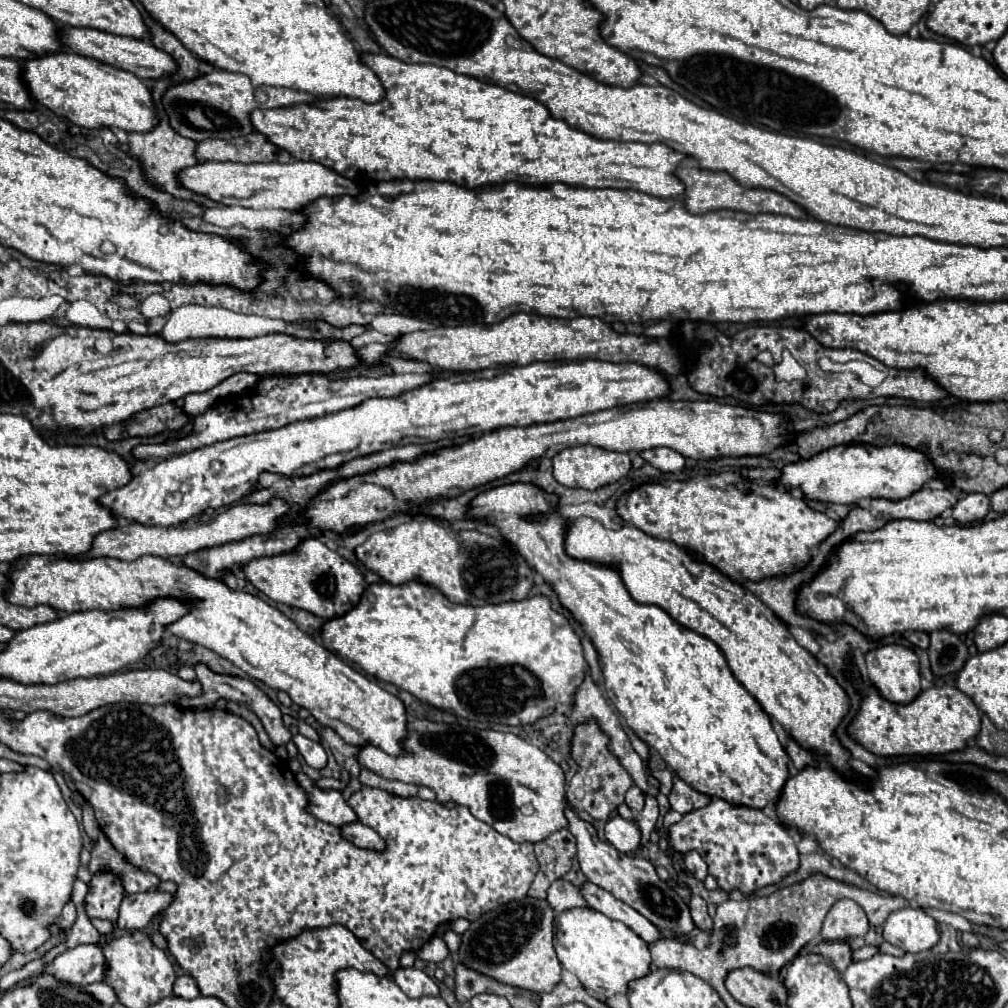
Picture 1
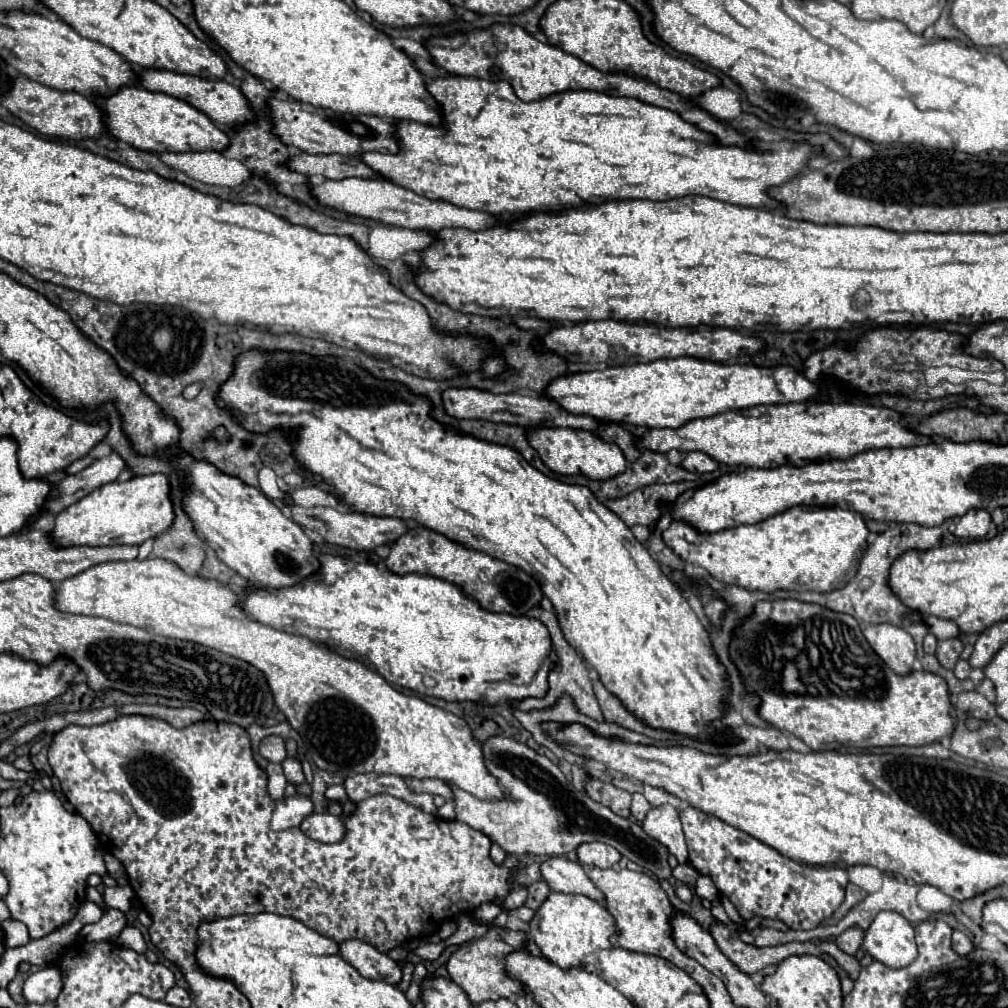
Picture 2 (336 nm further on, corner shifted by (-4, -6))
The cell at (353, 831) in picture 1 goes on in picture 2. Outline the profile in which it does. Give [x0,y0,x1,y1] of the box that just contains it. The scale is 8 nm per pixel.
[301,814,347,844]

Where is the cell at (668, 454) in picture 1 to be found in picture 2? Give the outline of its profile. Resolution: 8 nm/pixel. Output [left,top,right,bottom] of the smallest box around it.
[681,452,717,474]

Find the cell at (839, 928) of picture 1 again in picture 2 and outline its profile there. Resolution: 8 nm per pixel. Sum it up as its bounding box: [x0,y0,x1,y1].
[835,926,865,954]

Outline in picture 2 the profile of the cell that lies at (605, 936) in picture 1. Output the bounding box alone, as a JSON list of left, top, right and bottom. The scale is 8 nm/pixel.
[529,892,617,970]

